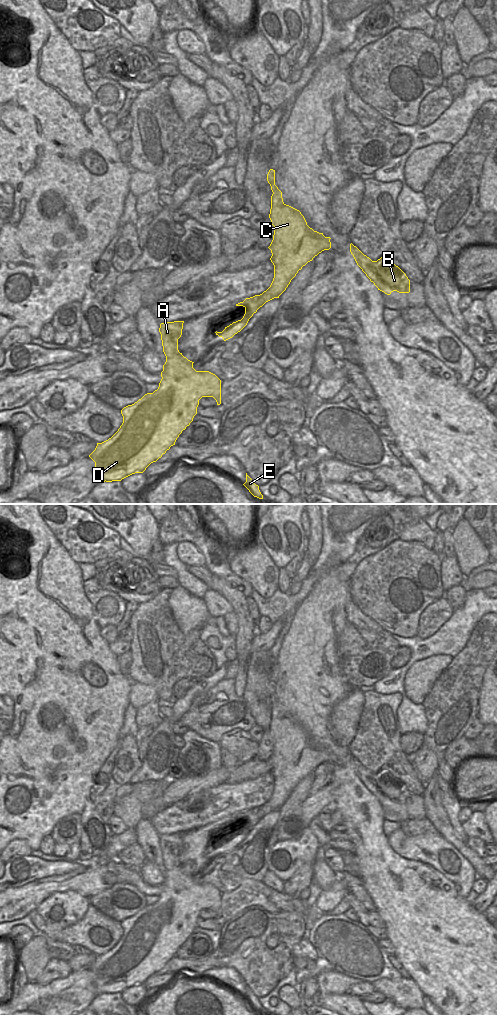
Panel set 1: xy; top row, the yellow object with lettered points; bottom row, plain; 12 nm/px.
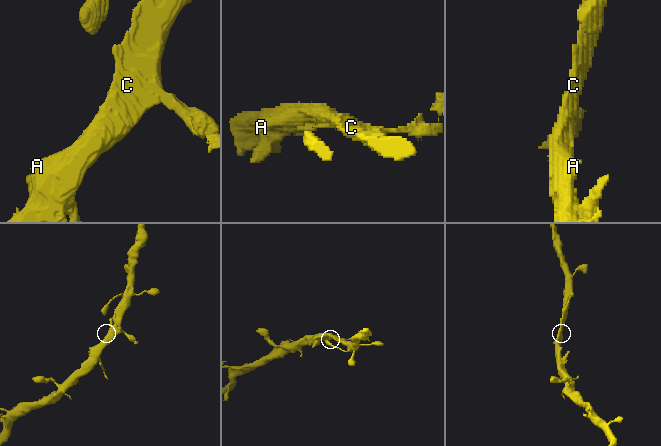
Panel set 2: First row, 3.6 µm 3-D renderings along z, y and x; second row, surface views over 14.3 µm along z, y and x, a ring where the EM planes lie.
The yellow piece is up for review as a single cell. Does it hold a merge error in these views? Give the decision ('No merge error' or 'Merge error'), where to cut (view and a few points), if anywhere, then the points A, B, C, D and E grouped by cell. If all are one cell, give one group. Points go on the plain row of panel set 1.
No merge error. No split. Groups: A B C D E

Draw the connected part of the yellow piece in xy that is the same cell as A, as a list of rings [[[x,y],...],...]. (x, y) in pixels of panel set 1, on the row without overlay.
[[[184,833],[164,834],[160,836],[163,864],[166,874],[161,884],[159,899],[153,905],[145,906],[141,911],[132,917],[121,922],[123,935],[118,943],[108,952],[97,955],[95,962],[89,969],[95,974],[94,987],[96,994],[121,993],[122,991],[135,986],[143,985],[153,974],[156,974],[175,954],[183,942],[193,933],[197,926],[199,912],[202,909],[213,909],[217,917],[221,916],[221,892],[209,883],[196,883],[192,873],[188,872],[178,862],[178,851],[182,847]]]

